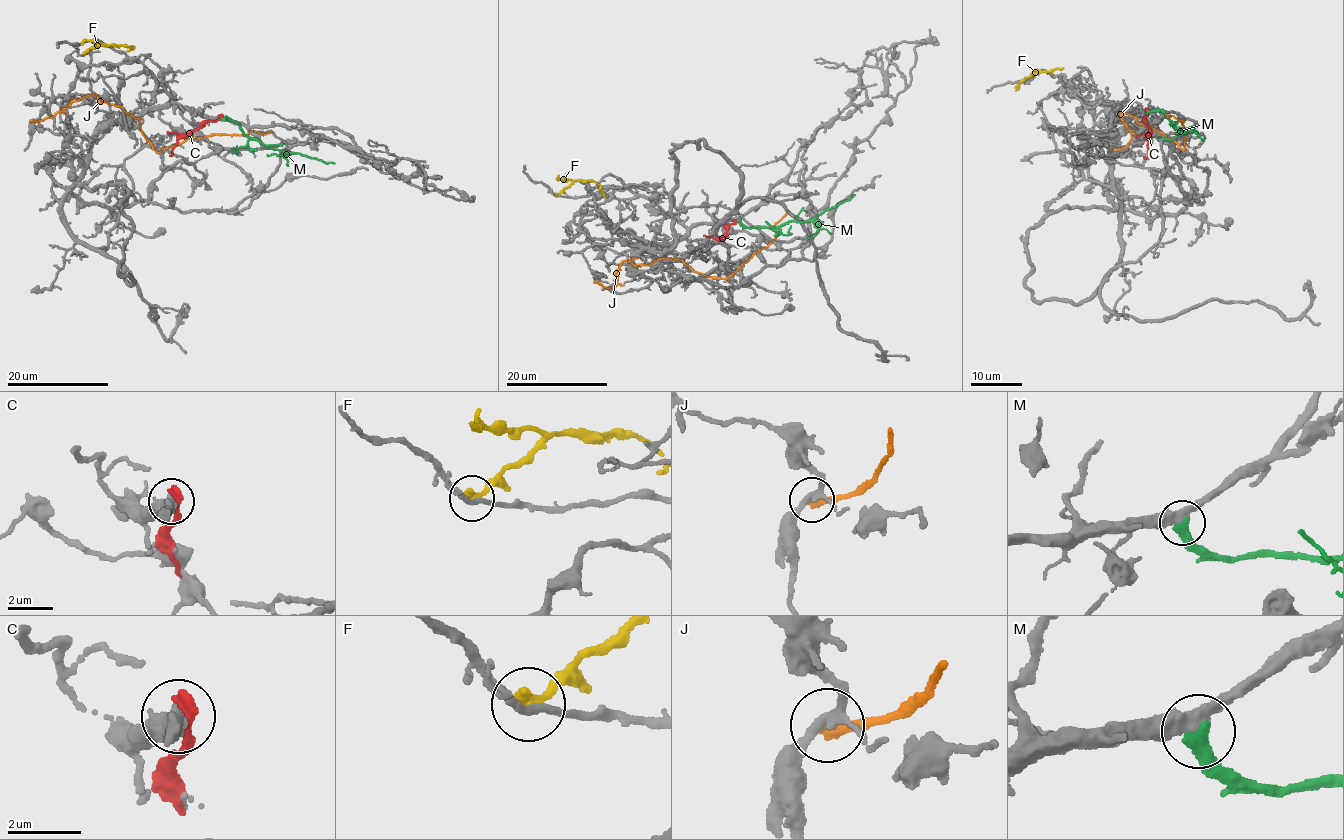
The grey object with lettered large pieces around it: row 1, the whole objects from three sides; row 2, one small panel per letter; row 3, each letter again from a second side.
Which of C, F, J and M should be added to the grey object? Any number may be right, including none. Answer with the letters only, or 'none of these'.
M

